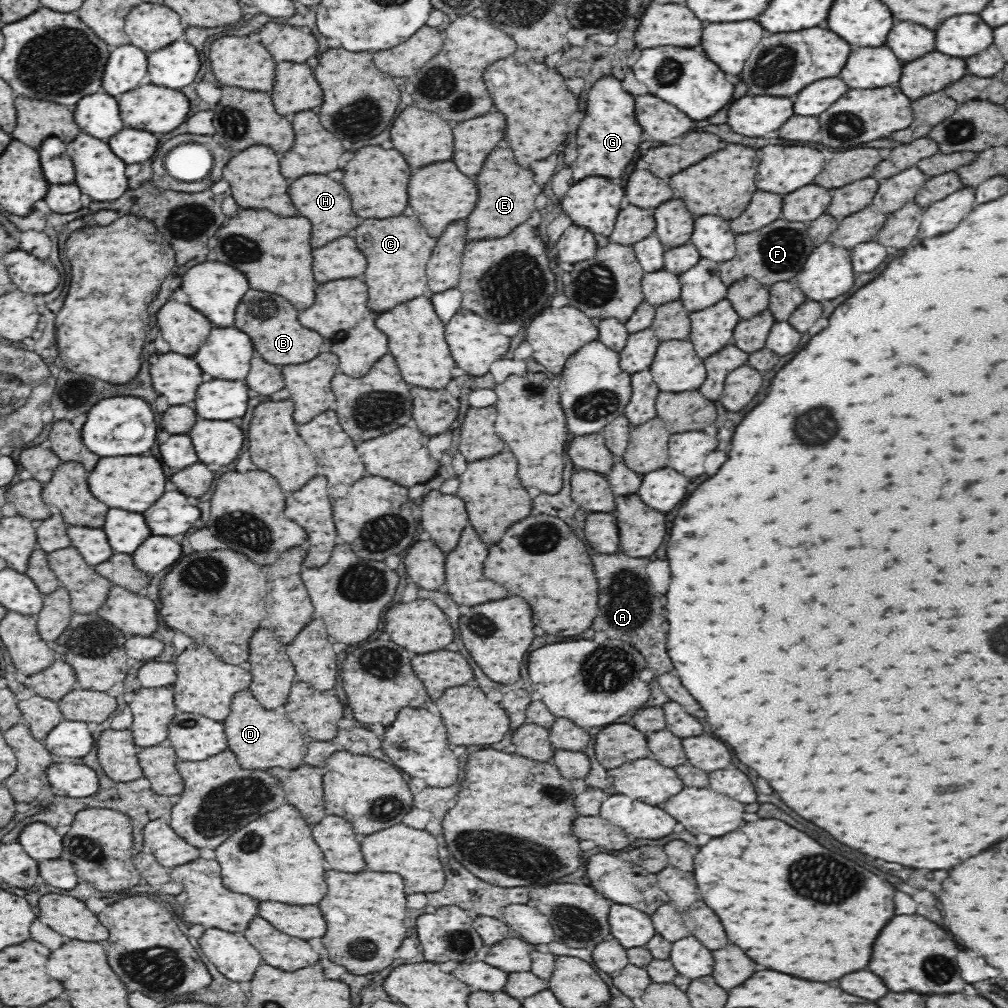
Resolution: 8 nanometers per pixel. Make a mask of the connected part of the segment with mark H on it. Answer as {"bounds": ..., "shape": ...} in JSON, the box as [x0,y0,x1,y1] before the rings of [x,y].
{"bounds":[290,174,358,248],"shape":[[[308,174],[304,178],[294,180],[290,184],[290,198],[292,204],[298,208],[300,216],[310,218],[312,222],[312,248],[320,248],[340,236],[346,236],[352,228],[358,226],[348,192],[342,188],[340,182],[330,180],[324,174]]]}

